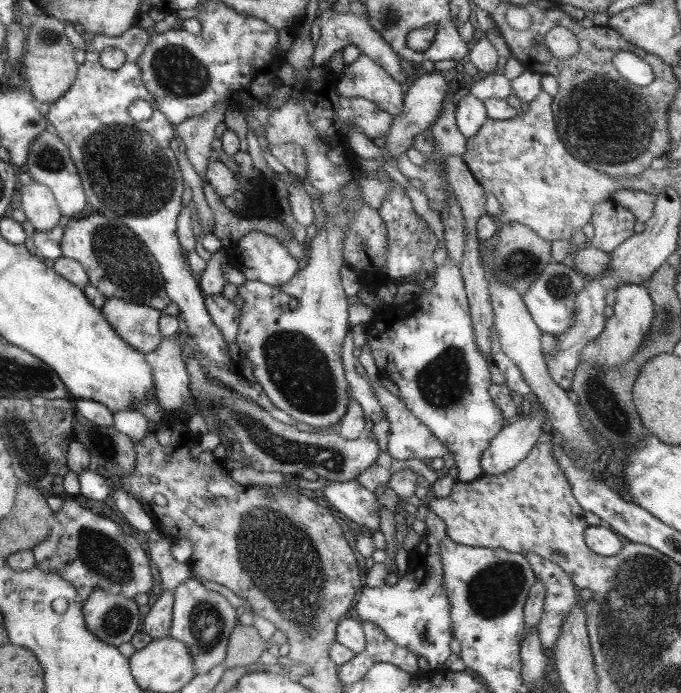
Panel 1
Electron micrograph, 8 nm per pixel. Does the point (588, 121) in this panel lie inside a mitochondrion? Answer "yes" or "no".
yes

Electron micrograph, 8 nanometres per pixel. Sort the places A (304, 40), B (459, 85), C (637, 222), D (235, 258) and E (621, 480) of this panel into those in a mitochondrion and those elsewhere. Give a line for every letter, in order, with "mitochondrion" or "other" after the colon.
A: other
B: other
C: other
D: other
E: other

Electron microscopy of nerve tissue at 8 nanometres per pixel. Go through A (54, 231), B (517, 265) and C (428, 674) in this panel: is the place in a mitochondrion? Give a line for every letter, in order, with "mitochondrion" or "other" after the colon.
A: other
B: mitochondrion
C: other

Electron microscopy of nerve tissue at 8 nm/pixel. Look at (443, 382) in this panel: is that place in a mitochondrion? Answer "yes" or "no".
yes

